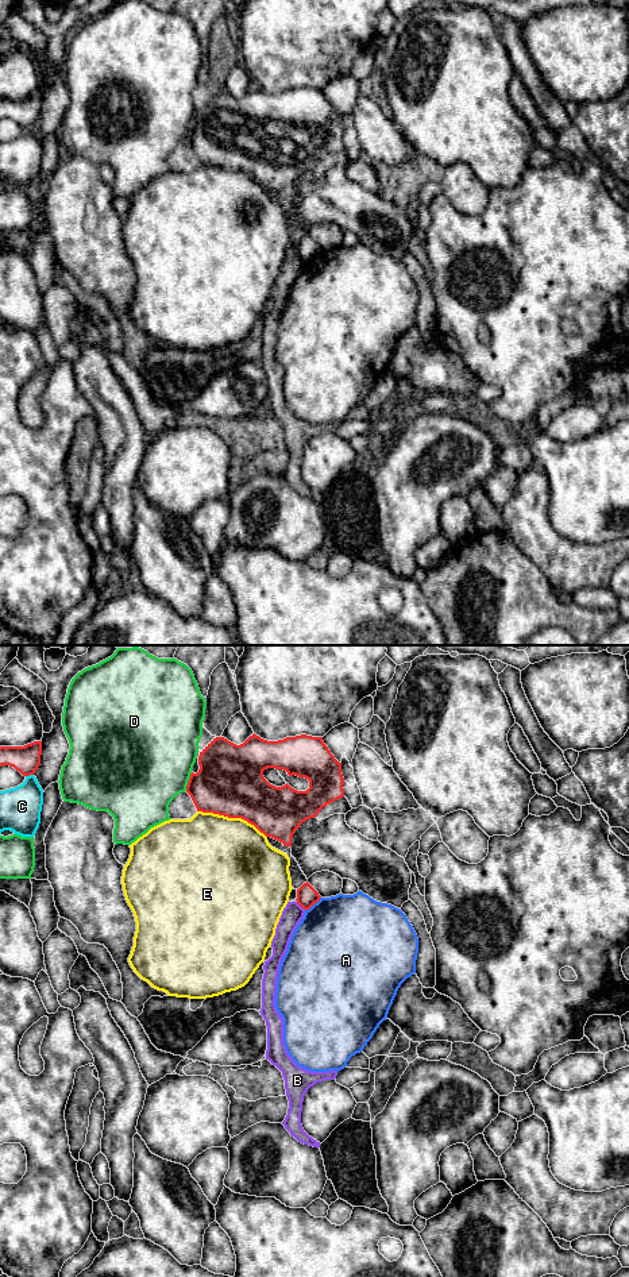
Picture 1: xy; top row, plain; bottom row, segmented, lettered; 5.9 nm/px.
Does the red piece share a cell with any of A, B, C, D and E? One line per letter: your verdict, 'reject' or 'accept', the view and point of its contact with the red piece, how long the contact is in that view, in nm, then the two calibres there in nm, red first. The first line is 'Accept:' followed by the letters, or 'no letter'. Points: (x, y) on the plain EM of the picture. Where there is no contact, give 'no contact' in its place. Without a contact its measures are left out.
Accept: no letter
A: reject; contact xy (313, 255); length 130 nm; calibres 120 and 480 nm
B: reject; contact xy (300, 257); length 80 nm; calibres 120 and 120 nm
C: reject; contact xy (29, 127); length 50 nm; calibres 160 and 240 nm
D: reject; contact xy (188, 134); length 120 nm; calibres 400 and 480 nm
E: reject; contact xy (232, 169); length 440 nm; calibres 400 and 500 nm

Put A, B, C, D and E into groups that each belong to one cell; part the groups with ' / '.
A / B / C / D / E

